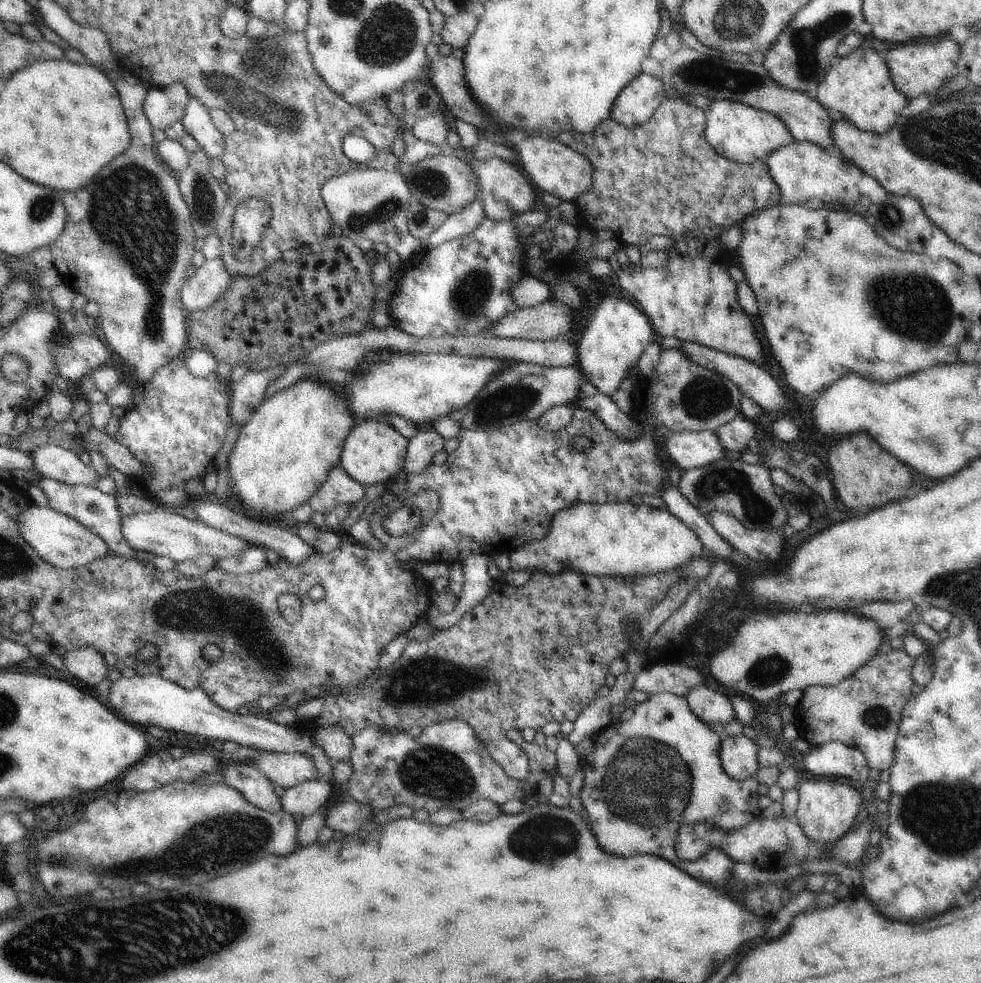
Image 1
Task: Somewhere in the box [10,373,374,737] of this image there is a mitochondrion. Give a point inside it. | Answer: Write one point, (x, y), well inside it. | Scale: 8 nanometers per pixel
(245, 626)

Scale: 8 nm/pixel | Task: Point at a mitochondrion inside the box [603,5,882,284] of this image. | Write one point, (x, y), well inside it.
(807, 41)

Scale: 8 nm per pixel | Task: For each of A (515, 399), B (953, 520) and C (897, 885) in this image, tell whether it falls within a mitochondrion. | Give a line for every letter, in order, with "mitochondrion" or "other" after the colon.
A: mitochondrion
B: other
C: other

